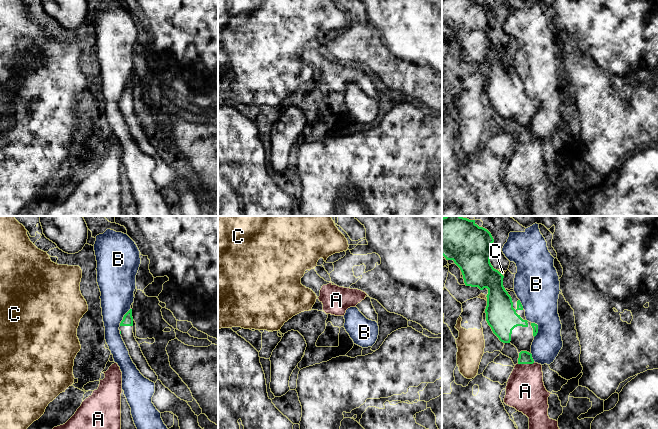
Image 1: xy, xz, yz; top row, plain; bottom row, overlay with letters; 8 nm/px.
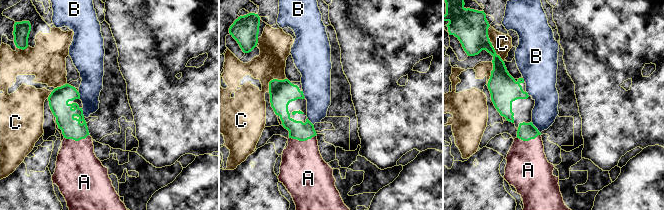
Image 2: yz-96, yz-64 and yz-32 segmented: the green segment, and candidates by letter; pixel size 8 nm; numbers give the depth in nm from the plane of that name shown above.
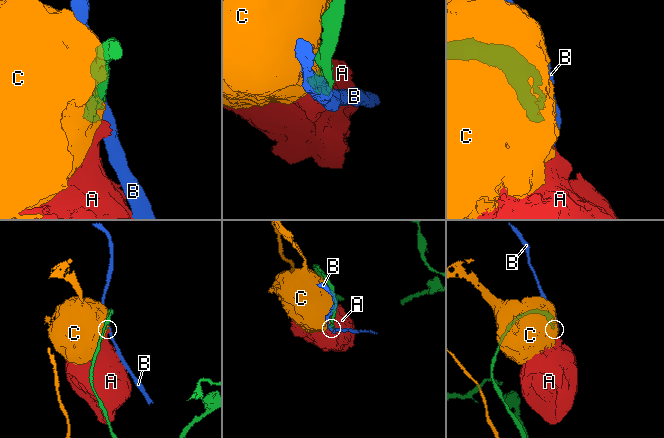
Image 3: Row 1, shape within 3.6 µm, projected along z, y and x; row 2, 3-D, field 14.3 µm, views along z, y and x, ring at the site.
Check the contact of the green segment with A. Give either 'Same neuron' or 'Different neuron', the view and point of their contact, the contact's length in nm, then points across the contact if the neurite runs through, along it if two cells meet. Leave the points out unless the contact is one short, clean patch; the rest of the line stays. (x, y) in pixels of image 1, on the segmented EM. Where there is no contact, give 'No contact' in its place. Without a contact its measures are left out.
Same neuron. Touches green at yz (525, 363). Shared border 140 nm. Path across: yz (525, 357), (525, 363), (525, 391)

